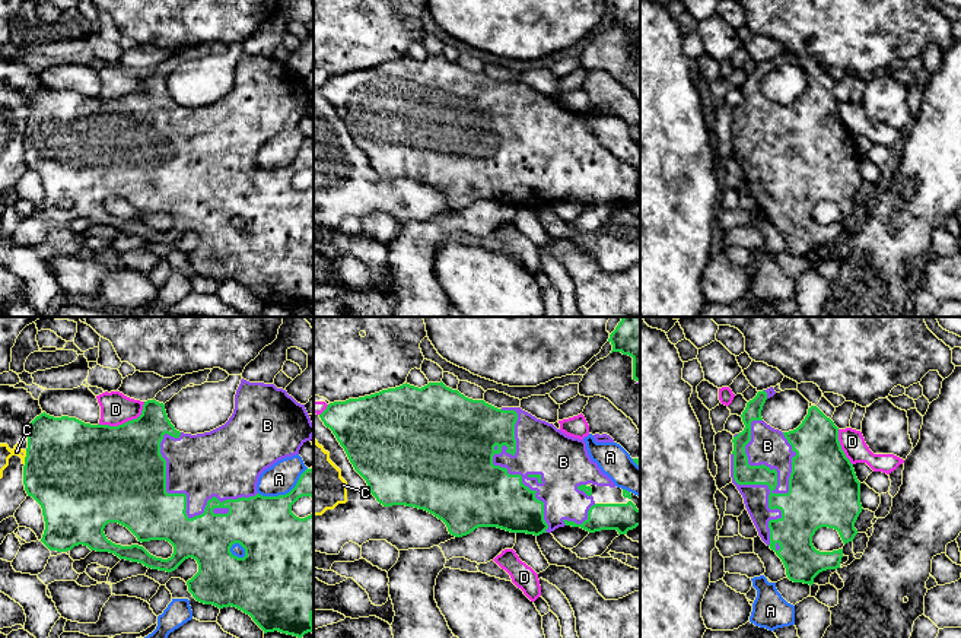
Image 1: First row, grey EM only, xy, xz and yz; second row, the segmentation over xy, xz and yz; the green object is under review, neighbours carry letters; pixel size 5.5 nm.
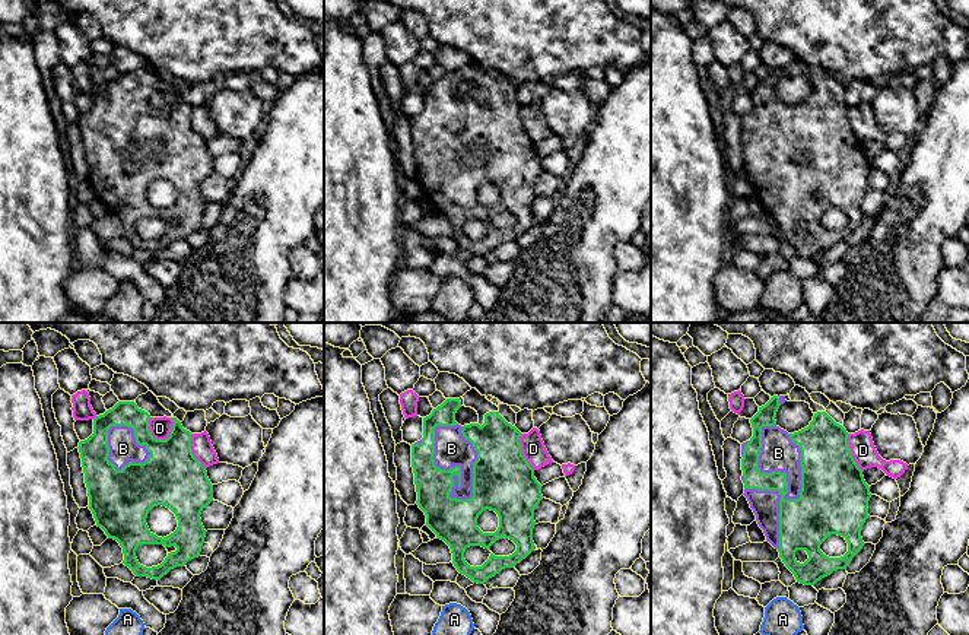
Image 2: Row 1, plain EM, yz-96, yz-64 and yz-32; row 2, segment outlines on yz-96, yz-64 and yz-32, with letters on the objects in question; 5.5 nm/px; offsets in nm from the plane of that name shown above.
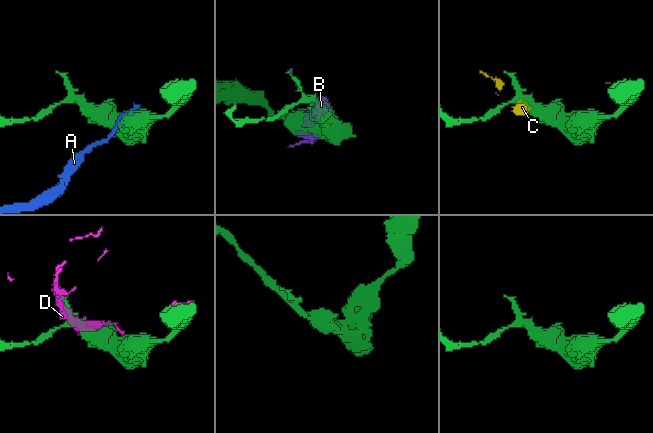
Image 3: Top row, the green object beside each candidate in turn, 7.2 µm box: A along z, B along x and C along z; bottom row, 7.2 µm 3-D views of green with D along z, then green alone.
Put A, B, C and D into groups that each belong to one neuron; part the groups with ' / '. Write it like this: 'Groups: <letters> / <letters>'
Groups: A / B / C / D

